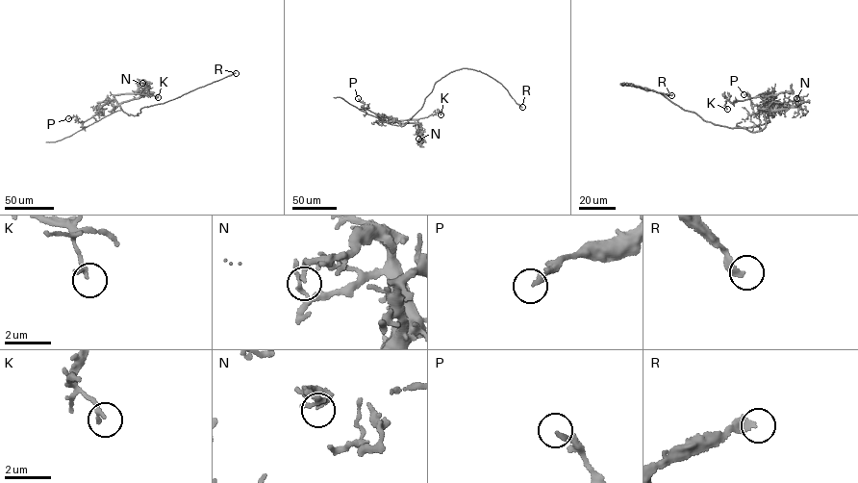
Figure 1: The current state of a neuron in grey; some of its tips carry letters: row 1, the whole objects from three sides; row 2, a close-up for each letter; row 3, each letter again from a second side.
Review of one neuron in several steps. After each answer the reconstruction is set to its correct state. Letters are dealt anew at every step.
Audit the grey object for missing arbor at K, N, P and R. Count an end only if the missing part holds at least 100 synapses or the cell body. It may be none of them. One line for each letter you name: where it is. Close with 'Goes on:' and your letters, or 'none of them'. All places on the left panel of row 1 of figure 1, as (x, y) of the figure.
Goes on: none of them

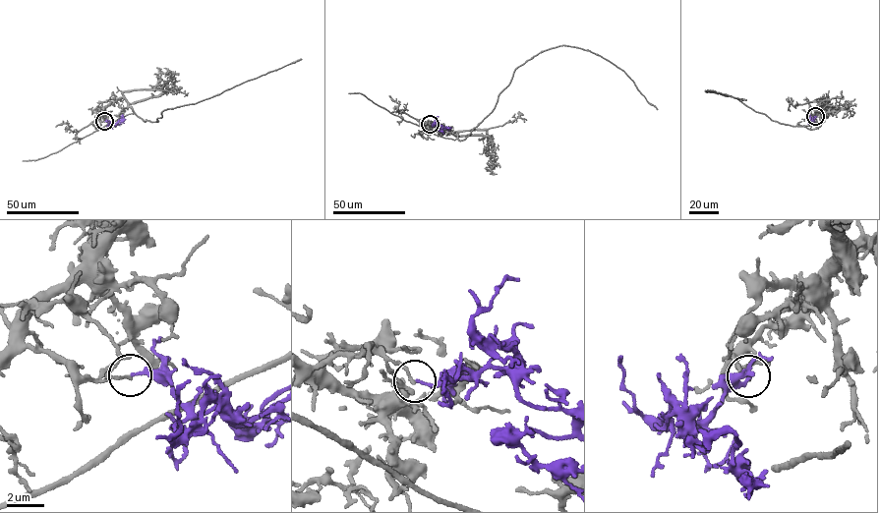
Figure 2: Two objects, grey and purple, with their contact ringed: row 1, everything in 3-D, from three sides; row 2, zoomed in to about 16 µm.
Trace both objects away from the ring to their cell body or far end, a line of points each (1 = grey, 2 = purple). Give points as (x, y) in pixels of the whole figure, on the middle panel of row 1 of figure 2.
1: (430, 124), (422, 123), (463, 140), (492, 111), (514, 70), (561, 45), (610, 61), (658, 109)
2: (430, 124), (437, 123), (443, 134)

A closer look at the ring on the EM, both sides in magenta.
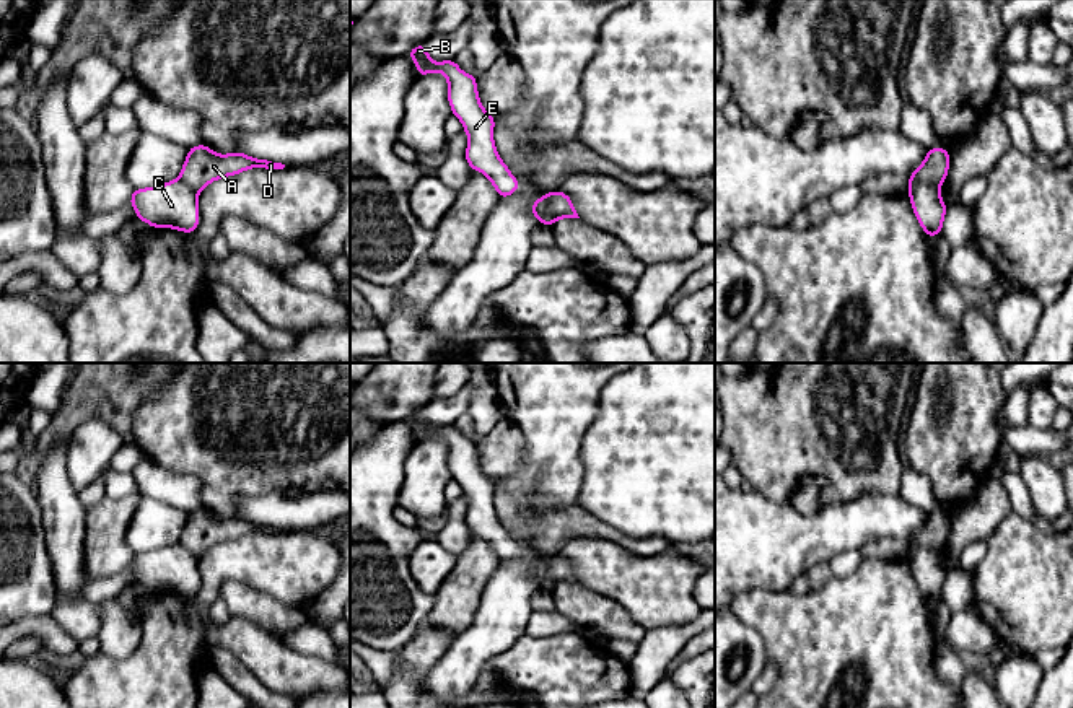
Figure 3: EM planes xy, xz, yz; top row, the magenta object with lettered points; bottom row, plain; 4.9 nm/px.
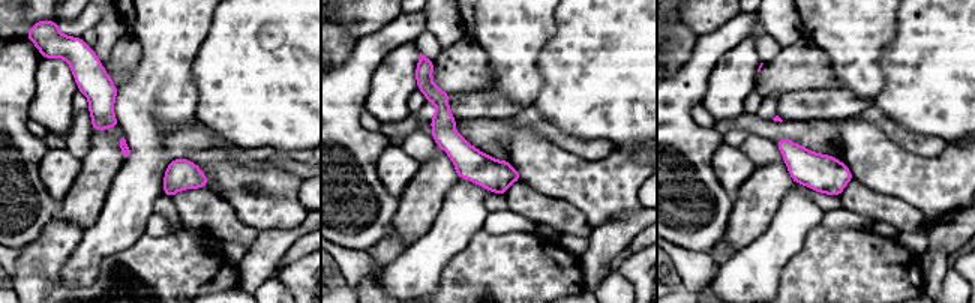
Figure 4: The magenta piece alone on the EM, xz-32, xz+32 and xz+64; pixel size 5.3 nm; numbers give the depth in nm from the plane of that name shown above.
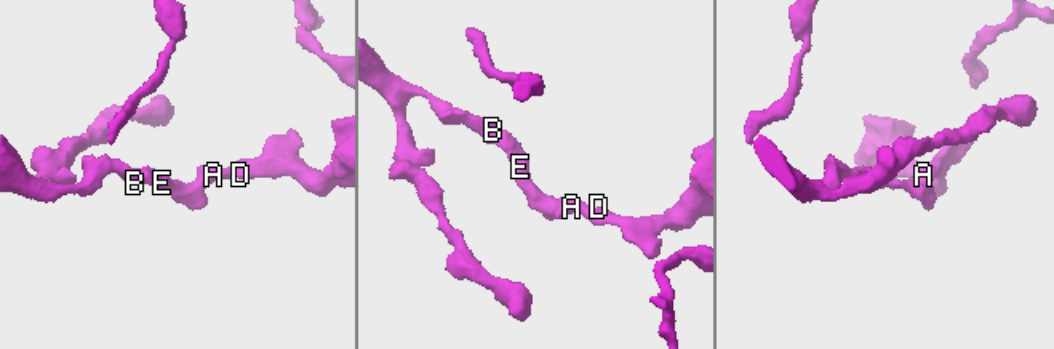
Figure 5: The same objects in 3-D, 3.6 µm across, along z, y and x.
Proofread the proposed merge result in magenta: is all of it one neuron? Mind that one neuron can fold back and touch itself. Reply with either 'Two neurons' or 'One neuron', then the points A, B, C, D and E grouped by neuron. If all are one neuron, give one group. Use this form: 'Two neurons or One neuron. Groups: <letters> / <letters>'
Two neurons. Groups: A D / B C E

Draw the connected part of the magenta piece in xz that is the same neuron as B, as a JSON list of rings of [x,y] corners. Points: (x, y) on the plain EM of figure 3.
[[[415,410],[405,418],[415,425],[418,441],[441,436],[448,444],[448,465],[469,501],[466,513],[466,526],[469,532],[485,539],[500,563],[511,560],[519,553],[516,542],[508,531],[500,524],[495,506],[493,490],[495,482],[490,480],[480,469],[477,446],[474,439],[464,438],[453,425],[433,426],[425,410]]]

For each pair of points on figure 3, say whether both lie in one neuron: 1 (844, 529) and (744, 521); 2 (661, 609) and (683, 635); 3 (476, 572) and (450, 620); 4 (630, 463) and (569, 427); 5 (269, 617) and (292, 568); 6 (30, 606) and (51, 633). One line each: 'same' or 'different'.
1: same
2: different
3: same
4: different
5: different
6: different

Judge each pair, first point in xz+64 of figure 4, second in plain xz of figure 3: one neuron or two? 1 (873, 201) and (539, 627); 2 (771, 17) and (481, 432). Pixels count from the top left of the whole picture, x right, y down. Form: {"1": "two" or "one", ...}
{"1": "two", "2": "one"}

